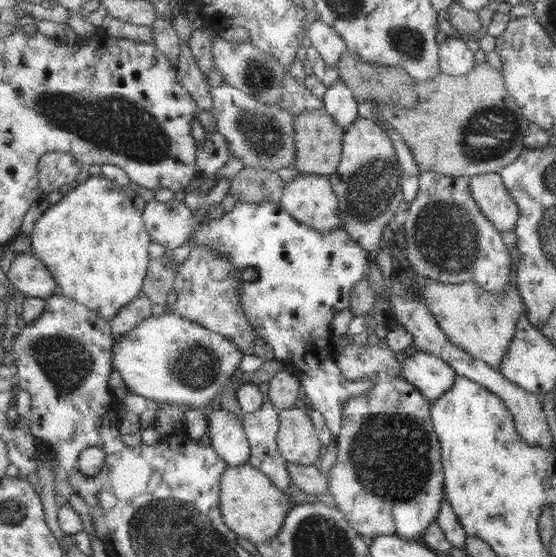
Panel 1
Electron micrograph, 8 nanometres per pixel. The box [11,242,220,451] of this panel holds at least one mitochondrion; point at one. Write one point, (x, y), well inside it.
(67, 362)

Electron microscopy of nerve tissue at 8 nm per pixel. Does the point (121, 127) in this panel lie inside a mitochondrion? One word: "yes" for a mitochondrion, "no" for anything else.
yes

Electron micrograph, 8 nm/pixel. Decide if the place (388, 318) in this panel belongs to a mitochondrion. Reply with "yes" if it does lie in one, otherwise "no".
no

